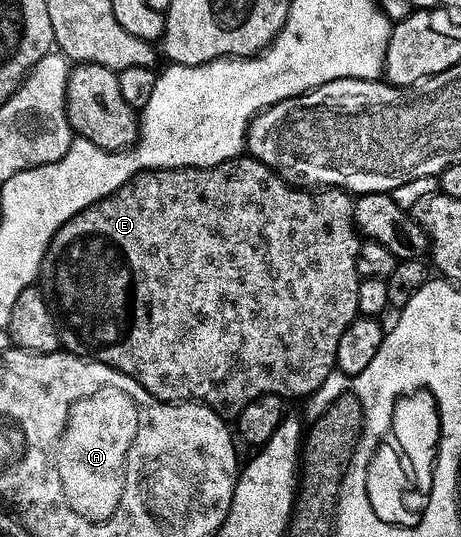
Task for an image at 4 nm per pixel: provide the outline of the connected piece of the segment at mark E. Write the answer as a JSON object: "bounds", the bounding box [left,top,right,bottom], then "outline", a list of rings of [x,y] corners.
{"bounds":[38,155,362,419],"outline":[[[241,155],[234,161],[228,161],[224,165],[216,165],[212,169],[159,169],[153,173],[139,173],[137,177],[124,185],[117,193],[110,195],[104,201],[100,201],[94,207],[82,211],[71,221],[66,223],[58,231],[58,235],[50,243],[48,253],[44,256],[44,262],[40,268],[38,278],[39,288],[45,297],[48,298],[48,304],[58,314],[60,321],[72,321],[72,333],[68,333],[68,344],[64,346],[67,352],[73,353],[75,357],[86,357],[89,361],[97,361],[103,365],[109,365],[111,369],[116,369],[127,377],[133,377],[139,385],[149,393],[155,401],[172,403],[174,405],[183,405],[185,403],[195,403],[206,405],[225,419],[239,418],[240,412],[250,403],[254,403],[259,397],[273,396],[291,399],[291,397],[302,397],[308,399],[317,393],[332,373],[337,372],[336,360],[338,359],[338,343],[342,343],[342,335],[346,335],[348,328],[360,317],[360,308],[358,307],[358,291],[362,278],[358,275],[358,251],[362,244],[362,238],[356,232],[356,220],[354,219],[354,207],[356,206],[353,194],[344,192],[343,189],[325,189],[323,191],[309,191],[298,189],[294,185],[287,185],[280,174],[275,169],[266,167],[261,161],[255,161],[251,155]]]}

